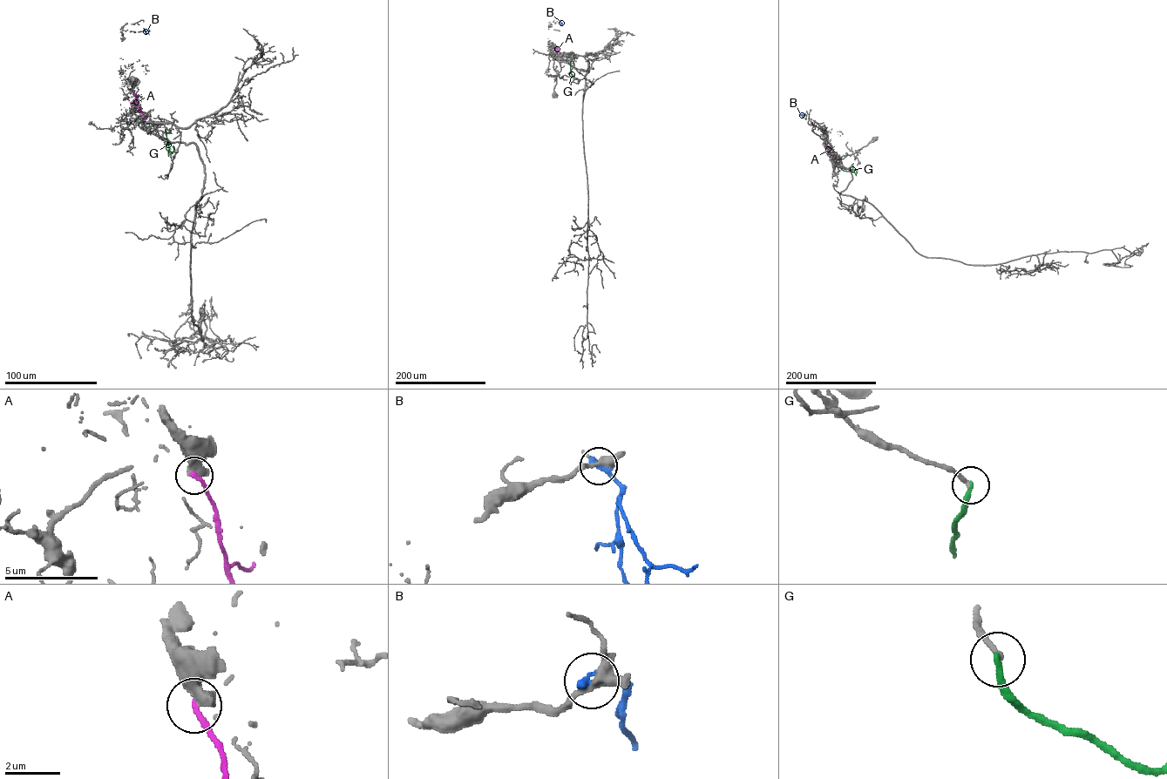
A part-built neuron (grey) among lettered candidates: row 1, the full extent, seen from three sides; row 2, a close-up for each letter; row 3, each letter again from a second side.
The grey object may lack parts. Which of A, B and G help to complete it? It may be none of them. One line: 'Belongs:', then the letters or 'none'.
Belongs: none

